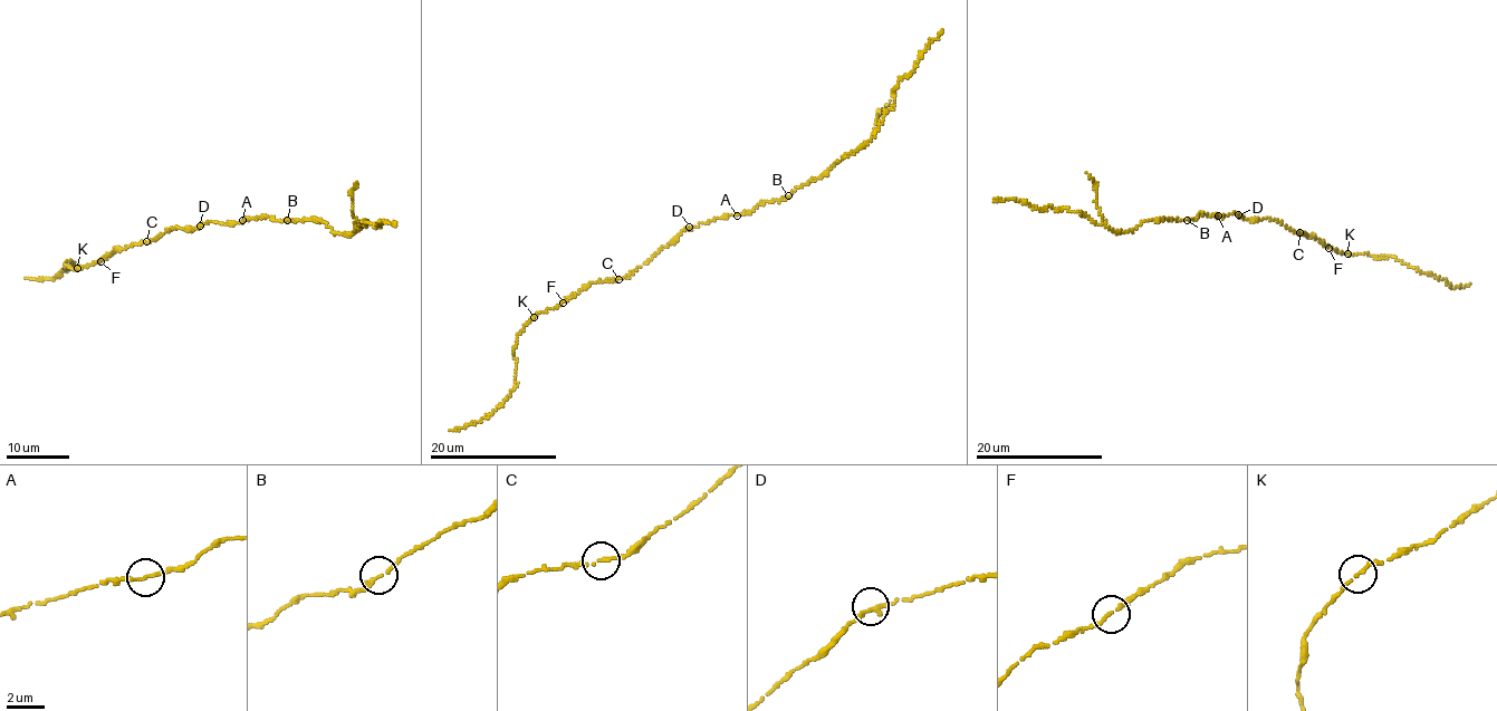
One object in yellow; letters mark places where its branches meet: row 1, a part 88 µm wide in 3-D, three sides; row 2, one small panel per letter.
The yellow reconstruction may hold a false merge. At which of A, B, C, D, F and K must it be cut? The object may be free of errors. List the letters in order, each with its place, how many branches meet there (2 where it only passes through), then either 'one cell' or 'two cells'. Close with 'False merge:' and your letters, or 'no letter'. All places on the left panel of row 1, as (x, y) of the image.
A: (242, 220) | 2 | one cell
B: (287, 220) | 2 | one cell
C: (146, 241) | 2 | one cell
D: (200, 226) | 2 | one cell
F: (101, 261) | 2 | one cell
K: (77, 268) | 2 | one cell
False merge: no letter

